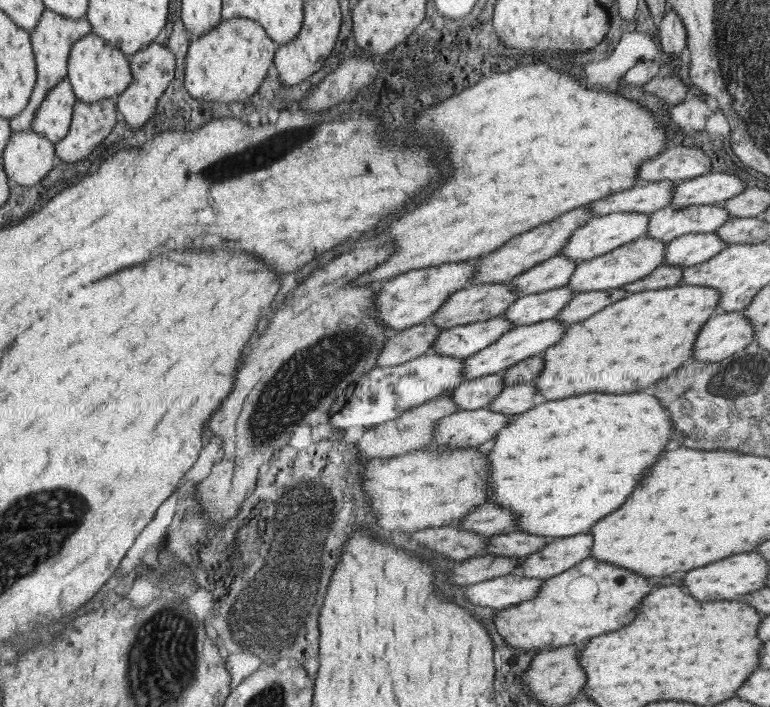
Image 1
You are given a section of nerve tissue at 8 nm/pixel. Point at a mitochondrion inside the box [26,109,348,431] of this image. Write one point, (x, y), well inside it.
(231, 167)

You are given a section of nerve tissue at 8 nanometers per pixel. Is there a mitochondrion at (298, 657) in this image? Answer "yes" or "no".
yes

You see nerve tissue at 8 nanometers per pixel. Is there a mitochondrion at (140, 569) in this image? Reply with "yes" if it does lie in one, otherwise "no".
no

